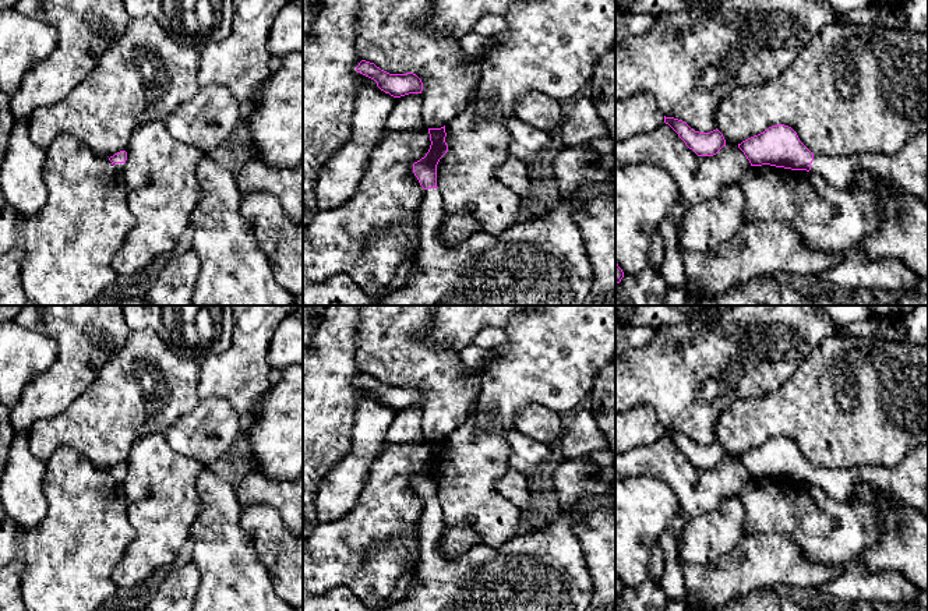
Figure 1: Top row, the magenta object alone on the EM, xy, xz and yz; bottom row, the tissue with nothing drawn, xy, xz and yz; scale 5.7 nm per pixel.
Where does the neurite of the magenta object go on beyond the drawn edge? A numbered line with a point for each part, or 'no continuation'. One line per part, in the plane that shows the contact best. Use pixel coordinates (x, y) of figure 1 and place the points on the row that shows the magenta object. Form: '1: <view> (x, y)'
1: yz (909, 169)

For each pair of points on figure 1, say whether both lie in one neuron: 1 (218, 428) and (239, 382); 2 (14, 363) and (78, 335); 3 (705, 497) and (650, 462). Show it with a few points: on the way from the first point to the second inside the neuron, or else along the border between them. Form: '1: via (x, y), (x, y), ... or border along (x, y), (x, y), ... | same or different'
1: border along (200, 401), (225, 399), (242, 417) | different
2: border along (28, 327), (56, 345), (56, 360), (42, 373) | different
3: via (691, 490), (664, 463) | same

